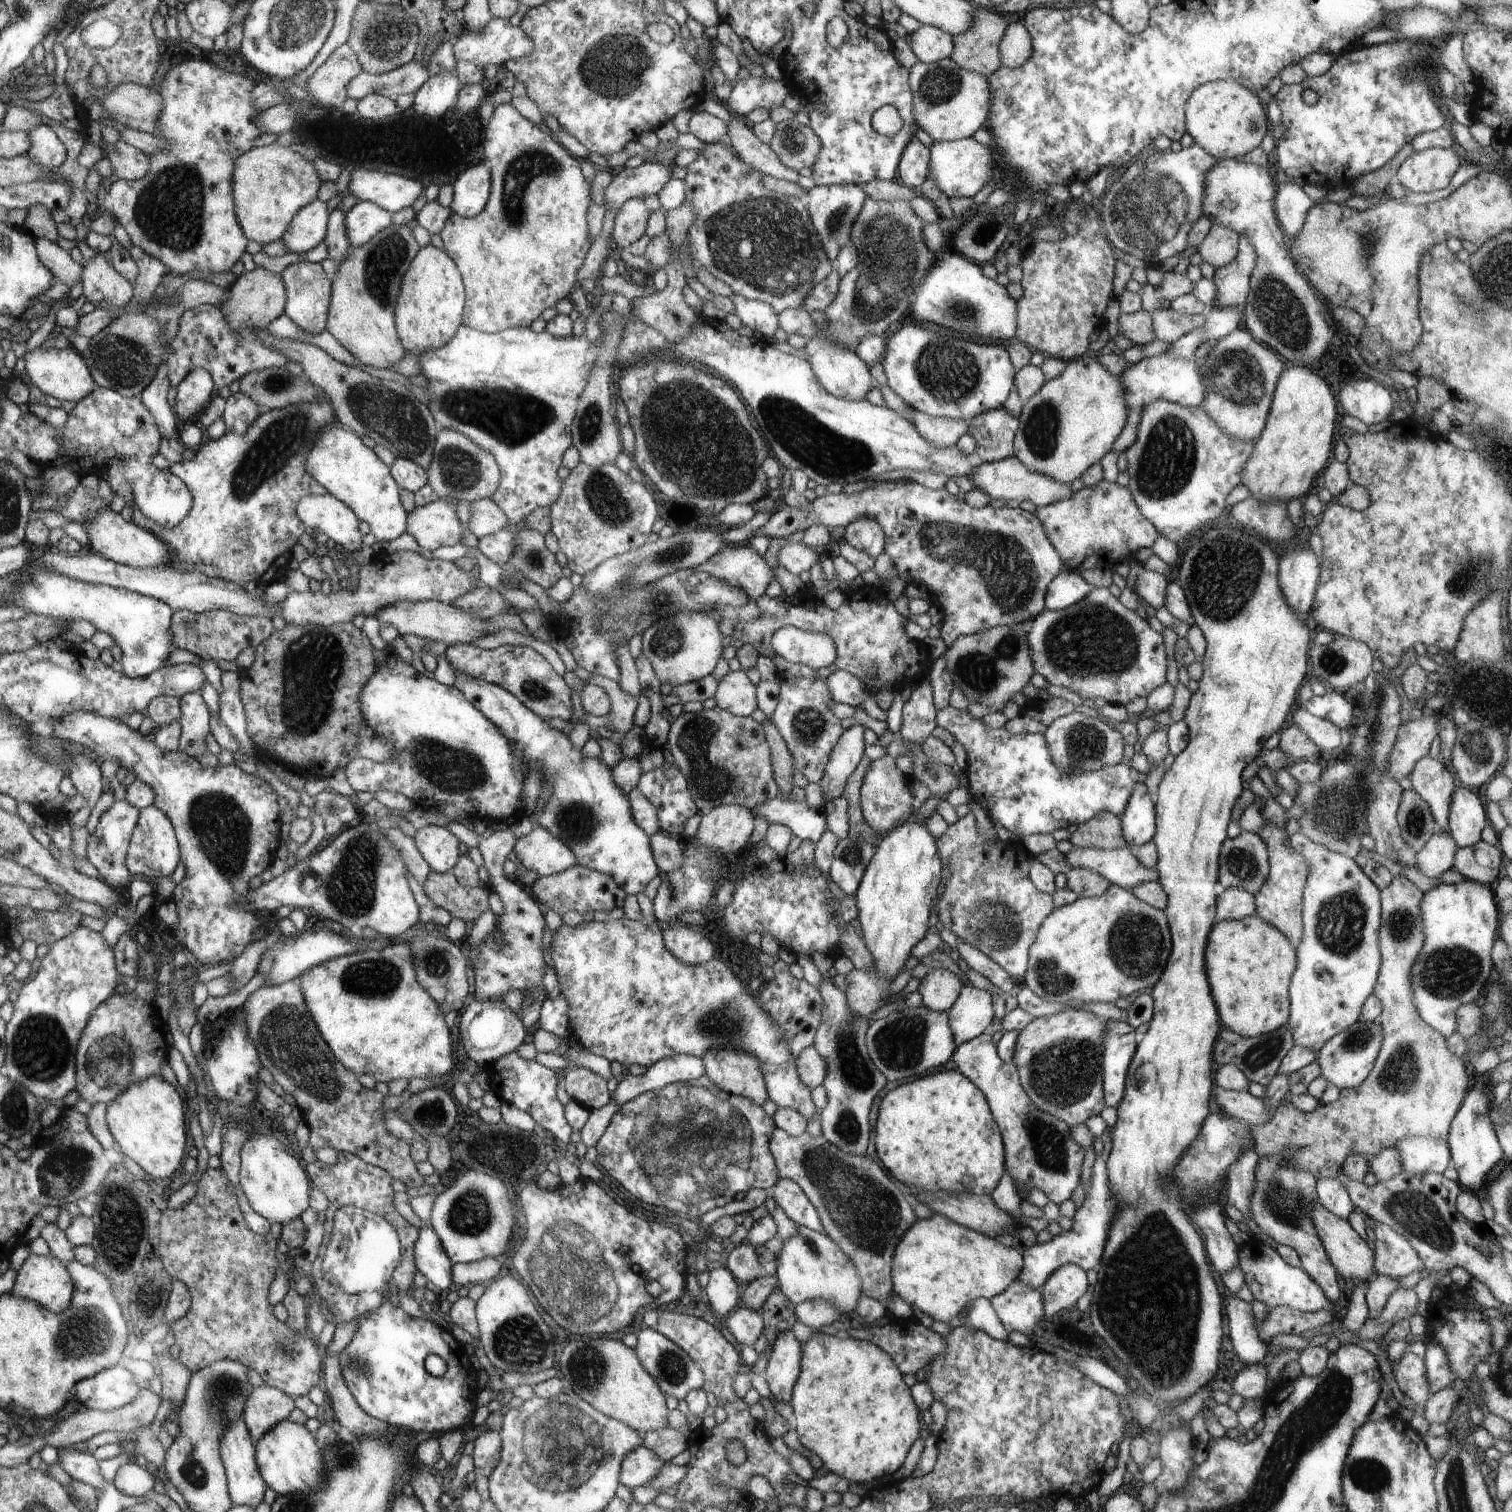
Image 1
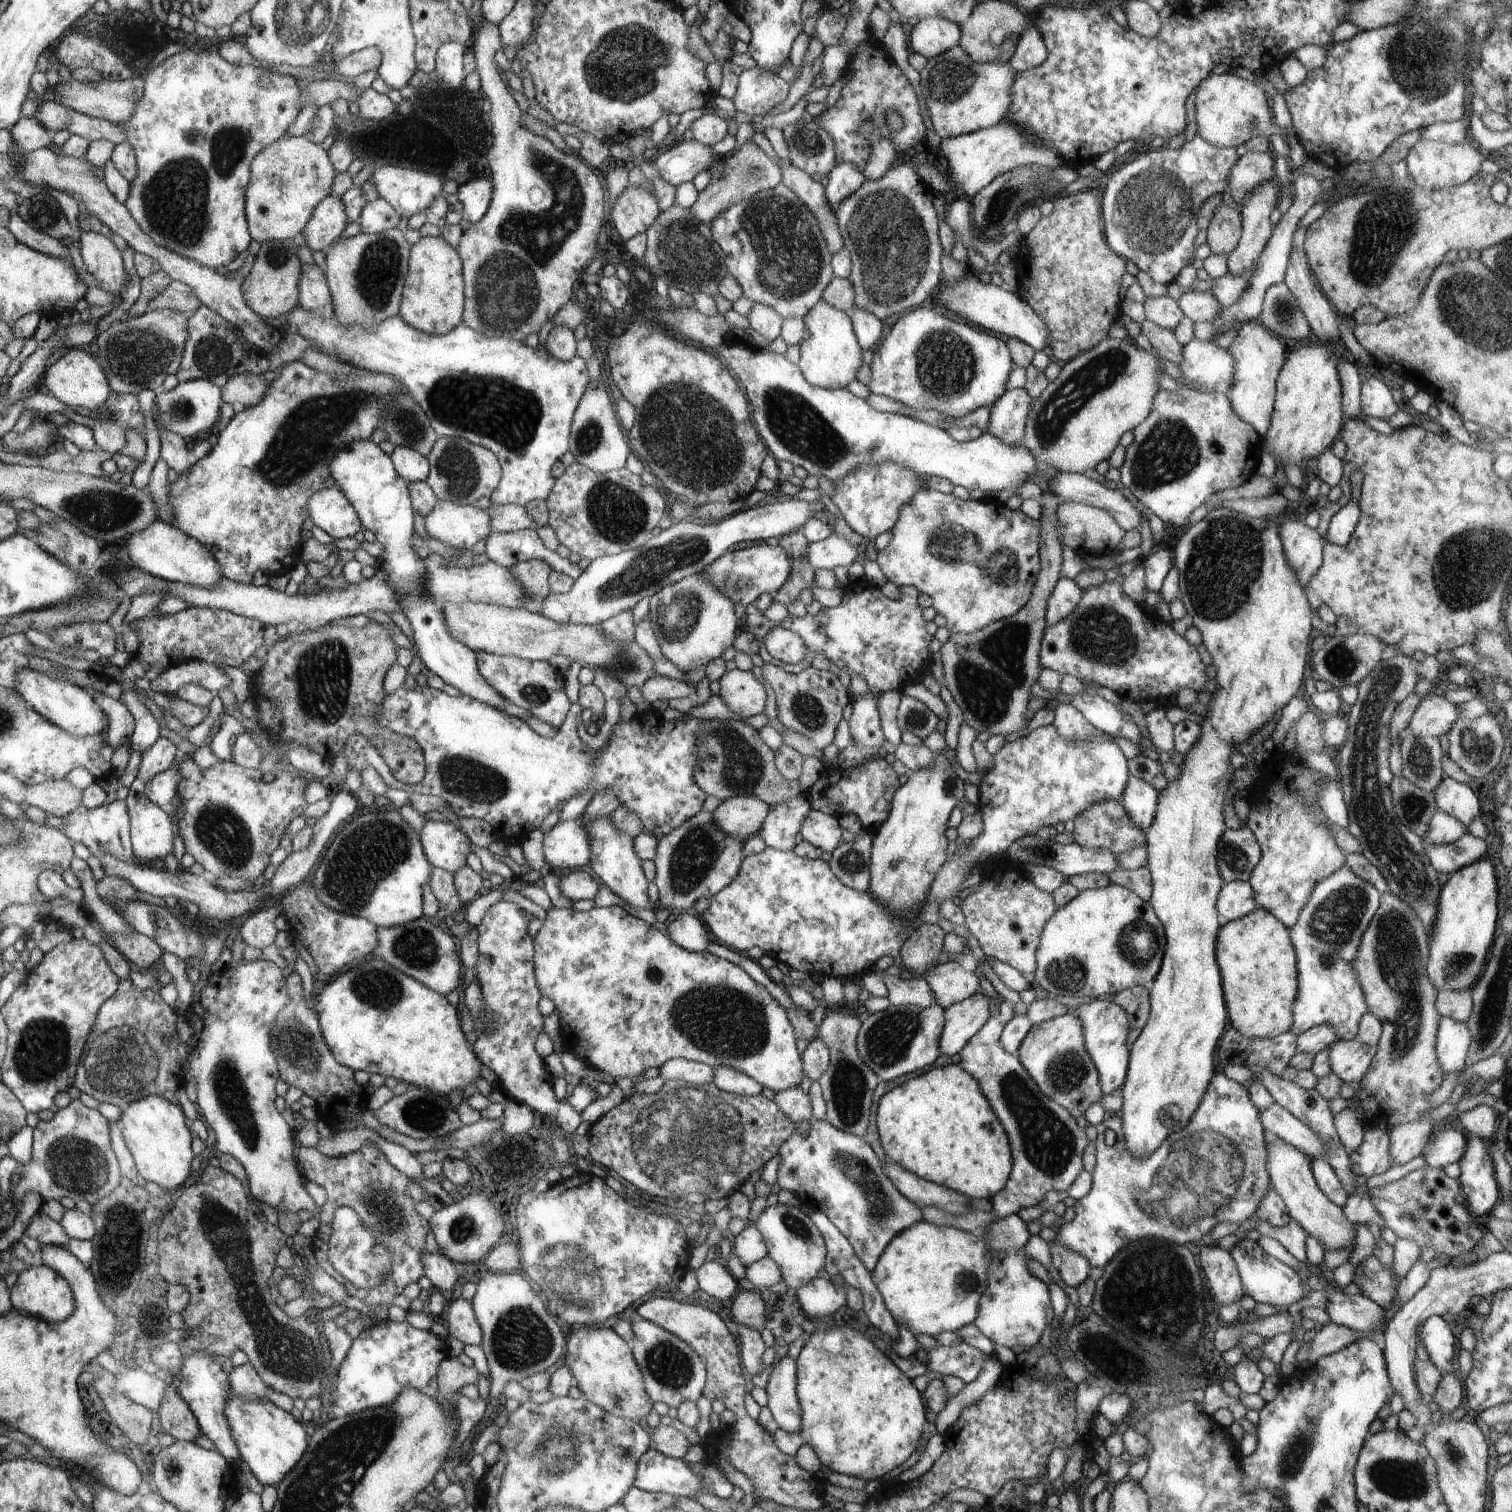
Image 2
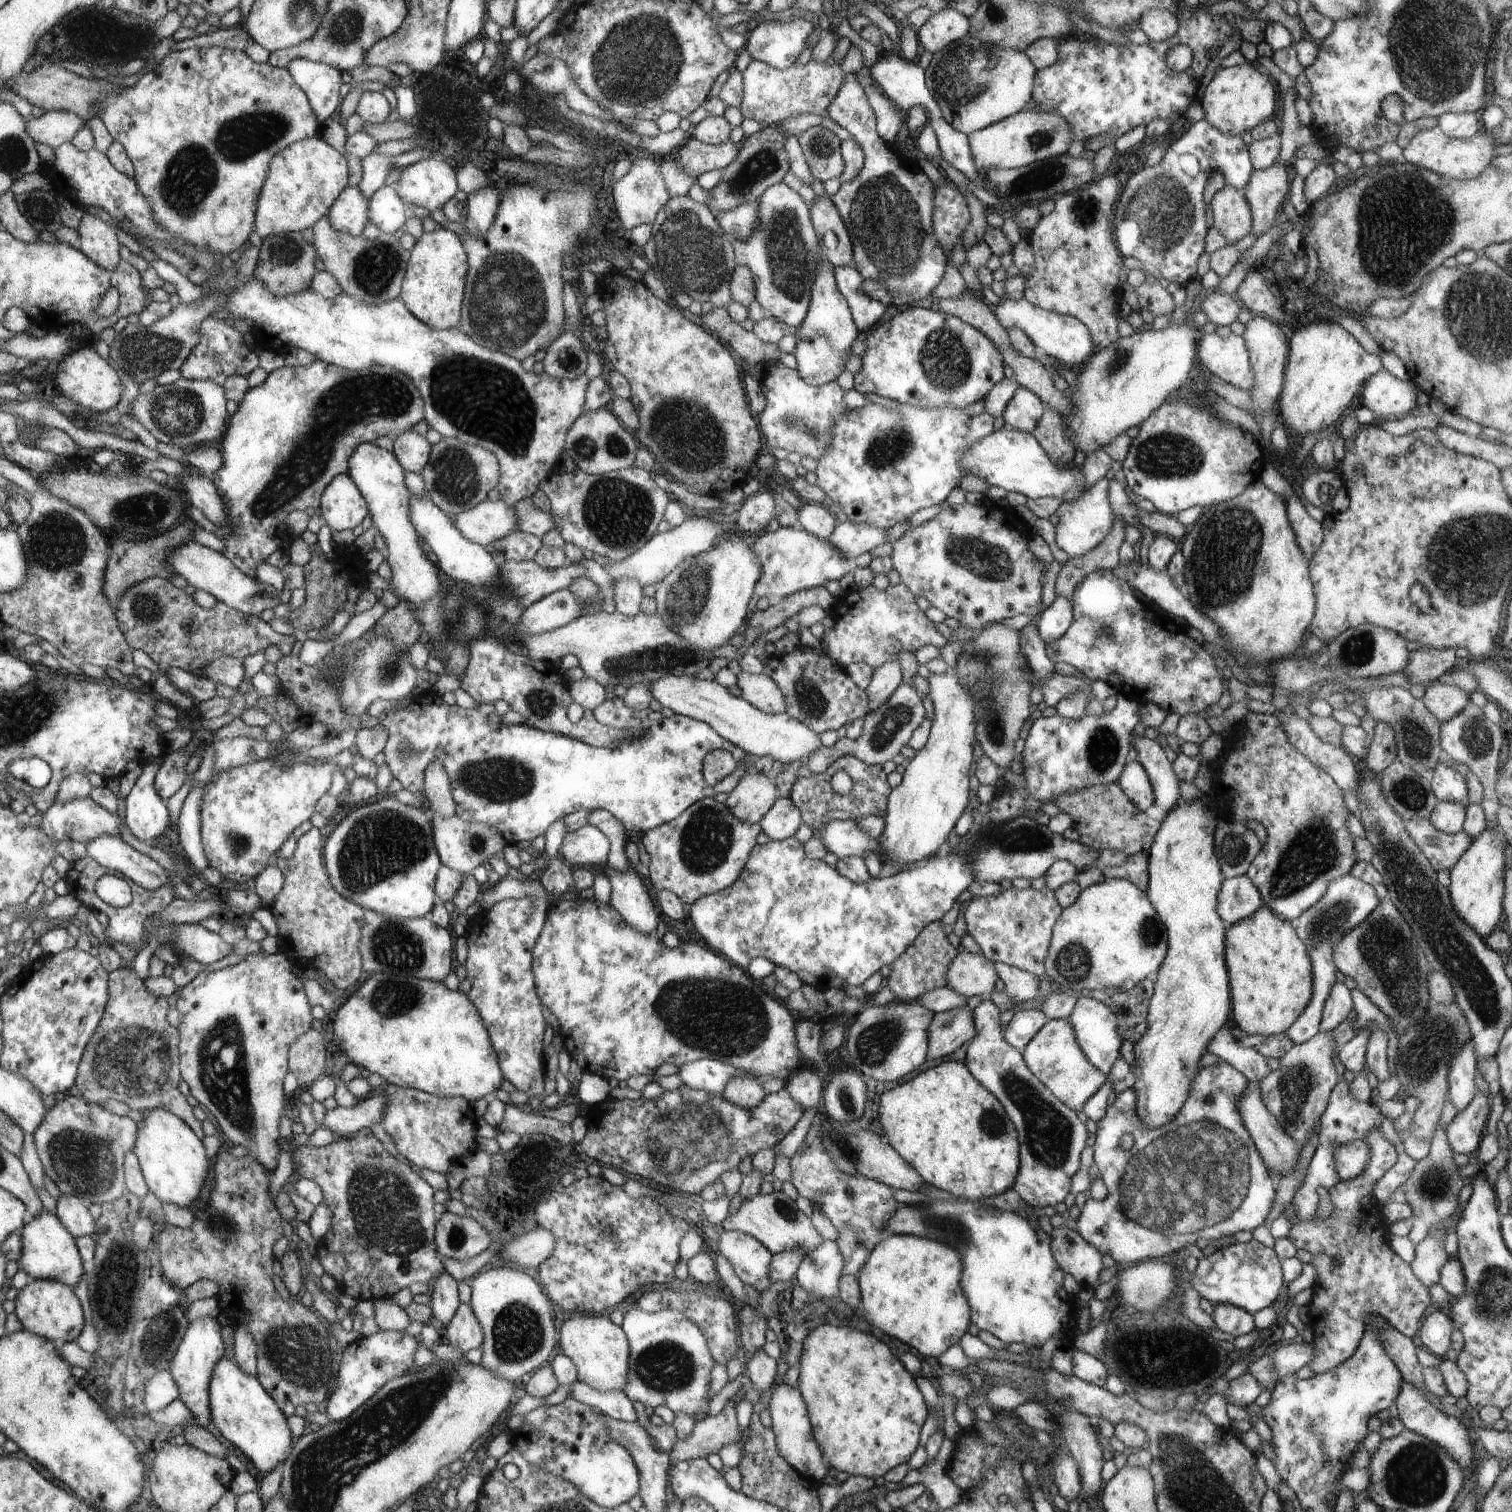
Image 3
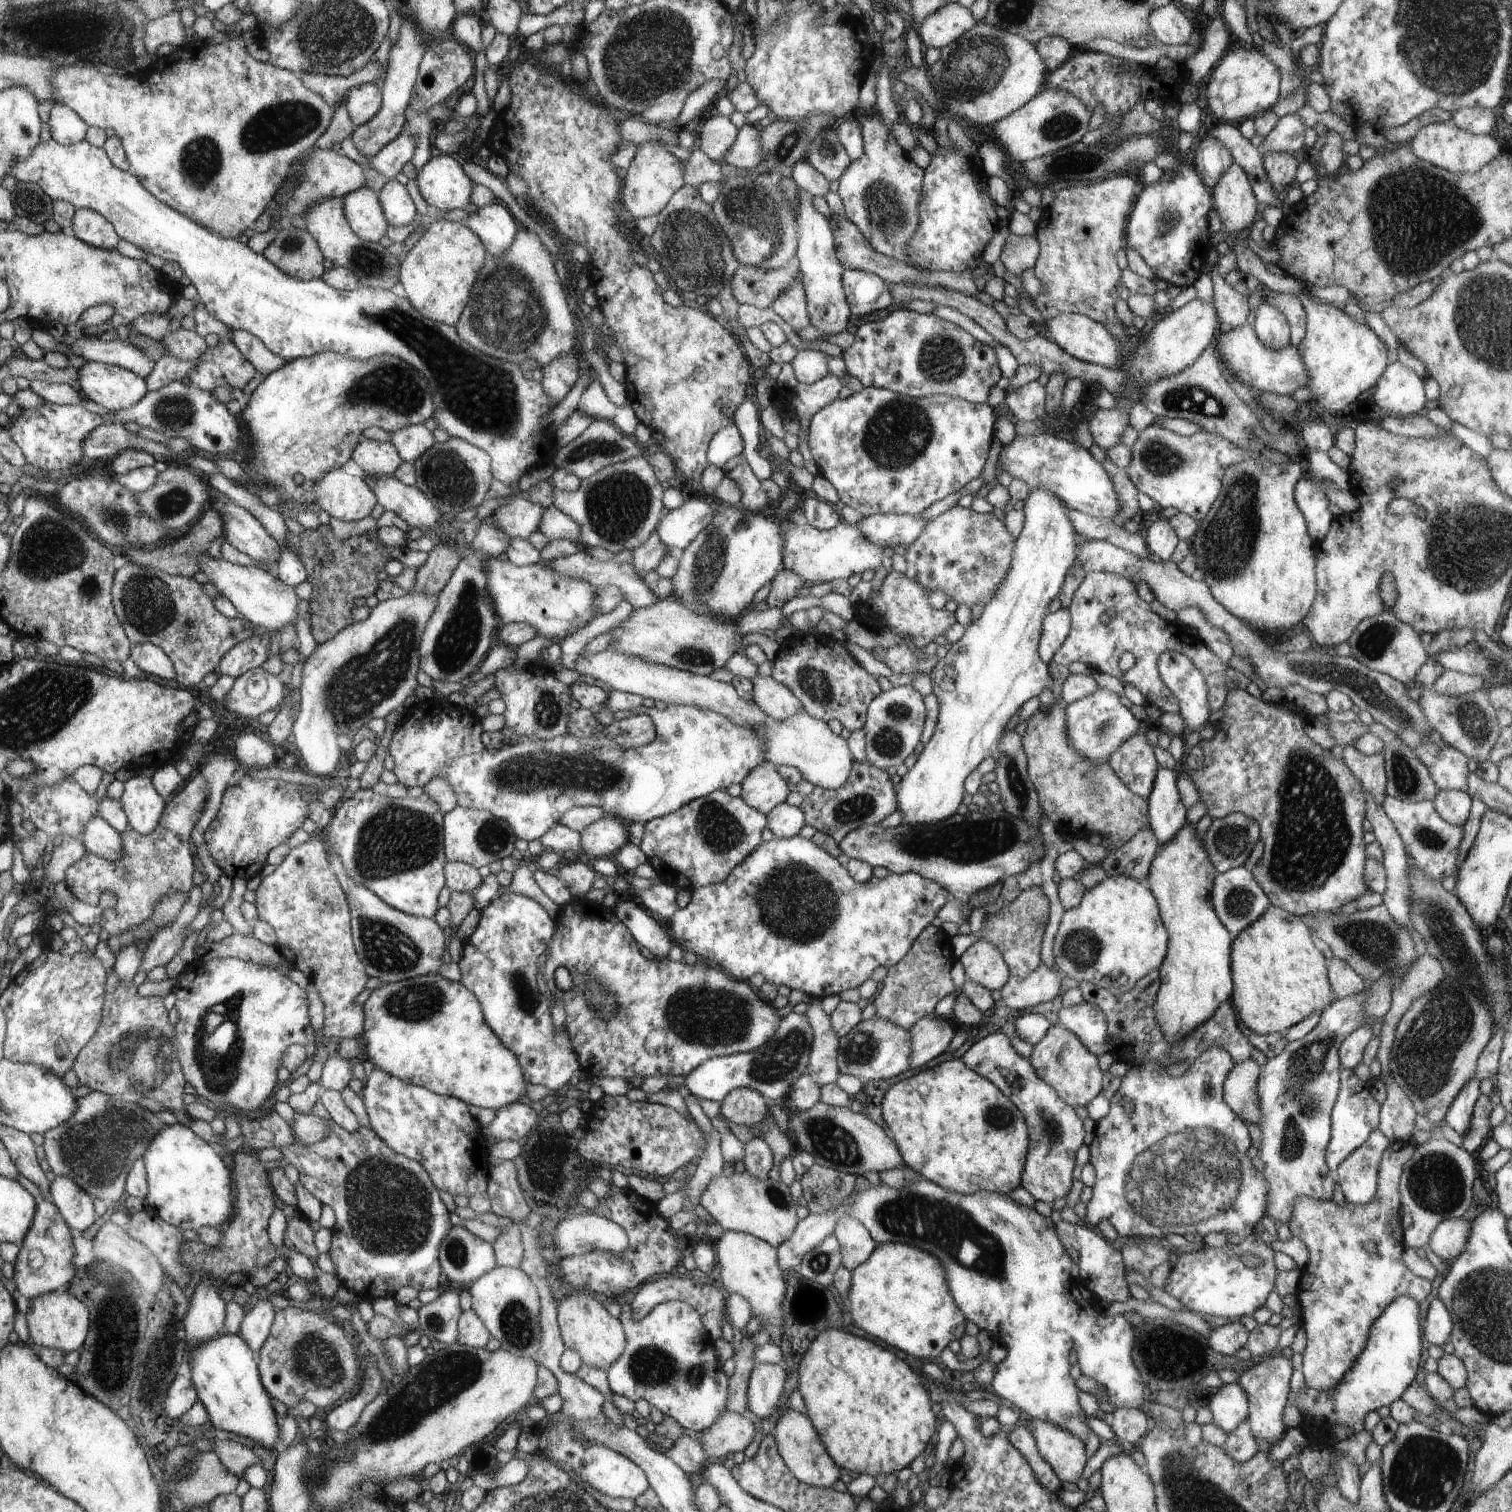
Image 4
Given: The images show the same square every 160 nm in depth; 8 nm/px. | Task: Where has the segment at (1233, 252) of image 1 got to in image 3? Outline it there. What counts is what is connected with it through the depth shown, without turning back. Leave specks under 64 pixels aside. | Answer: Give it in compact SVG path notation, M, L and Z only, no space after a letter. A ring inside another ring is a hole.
M1227 184L1210 201L1213 212L1212 227L1222 234L1229 244L1240 242L1251 232L1252 213L1241 190Z

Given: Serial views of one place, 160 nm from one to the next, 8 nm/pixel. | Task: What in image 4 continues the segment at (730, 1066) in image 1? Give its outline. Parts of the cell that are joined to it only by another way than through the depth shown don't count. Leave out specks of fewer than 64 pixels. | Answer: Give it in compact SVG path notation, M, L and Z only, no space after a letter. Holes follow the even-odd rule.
M747 1087L733 1089L722 1100L720 1109L726 1120L748 1127L759 1123L762 1118L765 1119L769 1110L766 1098Z

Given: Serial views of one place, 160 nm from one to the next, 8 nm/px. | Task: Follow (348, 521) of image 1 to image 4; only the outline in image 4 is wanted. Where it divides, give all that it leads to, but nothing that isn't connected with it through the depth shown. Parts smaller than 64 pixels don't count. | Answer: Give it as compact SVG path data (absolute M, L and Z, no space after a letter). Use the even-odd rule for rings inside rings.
M339 467L314 482L314 500L330 517L348 522L369 516L378 496L364 478L348 475Z

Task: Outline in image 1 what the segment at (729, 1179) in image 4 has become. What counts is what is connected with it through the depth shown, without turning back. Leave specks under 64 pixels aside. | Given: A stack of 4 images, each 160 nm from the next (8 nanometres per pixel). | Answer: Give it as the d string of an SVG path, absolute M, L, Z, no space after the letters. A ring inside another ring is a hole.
M797 1225L797 1235L783 1242L777 1261L777 1284L794 1307L804 1301L822 1299L848 1315L864 1296L855 1262L824 1232Z

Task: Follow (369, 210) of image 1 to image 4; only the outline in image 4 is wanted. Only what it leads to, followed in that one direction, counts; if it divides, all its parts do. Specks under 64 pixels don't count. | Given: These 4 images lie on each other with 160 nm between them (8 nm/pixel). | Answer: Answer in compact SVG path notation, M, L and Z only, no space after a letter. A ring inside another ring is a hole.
M396 179L386 182L378 196L391 226L404 227L416 218L418 211L406 186Z

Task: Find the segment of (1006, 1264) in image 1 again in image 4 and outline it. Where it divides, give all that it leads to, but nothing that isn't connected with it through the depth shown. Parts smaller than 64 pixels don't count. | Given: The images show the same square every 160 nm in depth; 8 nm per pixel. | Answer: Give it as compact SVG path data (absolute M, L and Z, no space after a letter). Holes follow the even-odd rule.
M903 1243L878 1244L868 1261L851 1271L847 1304L855 1326L864 1330L868 1336L884 1342L884 1345L909 1354L914 1360L934 1360L952 1342L960 1341L965 1336L967 1320L948 1290L944 1266L940 1260L936 1260L936 1256L916 1246Z

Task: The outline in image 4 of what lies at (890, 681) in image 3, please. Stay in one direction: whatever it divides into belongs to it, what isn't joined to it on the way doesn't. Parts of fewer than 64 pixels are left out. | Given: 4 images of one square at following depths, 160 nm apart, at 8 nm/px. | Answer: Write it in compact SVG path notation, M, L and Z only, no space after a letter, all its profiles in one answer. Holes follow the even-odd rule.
M907 641L886 648L886 654L884 654L884 660L882 662L894 674L910 674L921 671L930 675L930 672L934 670L934 666L936 665L936 659L930 659L928 657L924 659L918 658L915 651L911 650Z

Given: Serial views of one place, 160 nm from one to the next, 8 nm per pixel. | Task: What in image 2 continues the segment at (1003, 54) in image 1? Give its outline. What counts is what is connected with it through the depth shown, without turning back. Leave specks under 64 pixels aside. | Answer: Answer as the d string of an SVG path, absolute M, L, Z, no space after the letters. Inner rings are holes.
M1026 25L1008 64L1016 72L1022 72L1040 66L1047 56L1047 48L1040 31L1034 25Z

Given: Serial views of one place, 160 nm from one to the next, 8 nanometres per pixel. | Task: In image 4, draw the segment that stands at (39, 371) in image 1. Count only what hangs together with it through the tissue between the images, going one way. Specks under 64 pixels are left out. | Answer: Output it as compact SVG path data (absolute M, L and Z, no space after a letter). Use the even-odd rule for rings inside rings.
M87 361L80 370L77 390L81 397L109 410L128 410L147 396L146 380L115 365Z

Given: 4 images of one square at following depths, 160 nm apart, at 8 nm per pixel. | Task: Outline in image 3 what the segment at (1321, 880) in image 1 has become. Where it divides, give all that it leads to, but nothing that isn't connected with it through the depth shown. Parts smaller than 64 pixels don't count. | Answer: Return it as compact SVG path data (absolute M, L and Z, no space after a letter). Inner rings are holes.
M1344 875L1332 881L1322 898L1305 910L1297 919L1291 921L1296 934L1303 940L1311 960L1313 974L1312 996L1308 1006L1302 1011L1294 1024L1285 1032L1296 1045L1305 1043L1319 1033L1319 1026L1323 1015L1323 1008L1336 984L1338 969L1333 961L1335 946L1341 942L1343 936L1364 922L1369 914L1380 904L1381 899L1376 889L1352 875Z

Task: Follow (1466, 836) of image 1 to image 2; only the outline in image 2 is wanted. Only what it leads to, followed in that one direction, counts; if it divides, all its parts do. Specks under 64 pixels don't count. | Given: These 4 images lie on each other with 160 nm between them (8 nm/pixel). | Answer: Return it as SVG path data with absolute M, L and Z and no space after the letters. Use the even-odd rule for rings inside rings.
M1444 776L1433 793L1437 810L1457 818L1466 828L1482 814L1478 796L1467 784Z

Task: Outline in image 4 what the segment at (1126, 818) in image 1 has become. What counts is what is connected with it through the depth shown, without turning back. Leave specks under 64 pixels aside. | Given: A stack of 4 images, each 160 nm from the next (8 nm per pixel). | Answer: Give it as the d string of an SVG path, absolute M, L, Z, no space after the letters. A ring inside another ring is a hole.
M1146 726L1138 728L1122 746L1108 754L1108 763L1114 773L1140 798L1148 799L1160 768L1154 748L1144 734Z

